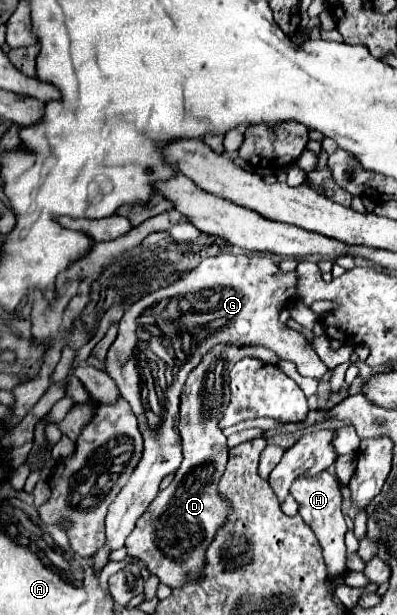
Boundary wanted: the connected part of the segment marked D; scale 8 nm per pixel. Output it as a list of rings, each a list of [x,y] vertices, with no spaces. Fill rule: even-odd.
[[[224,343],[212,347],[190,371],[180,393],[178,431],[184,447],[184,461],[178,467],[174,481],[158,493],[124,543],[128,557],[142,559],[150,573],[168,587],[178,587],[178,583],[184,583],[192,575],[200,575],[206,547],[210,545],[210,539],[214,539],[214,531],[222,527],[226,511],[230,511],[230,505],[222,503],[218,495],[218,481],[228,461],[226,437],[218,427],[218,413],[222,411],[224,401],[230,399],[230,371],[234,363],[244,357],[260,357],[262,361],[278,363],[278,355],[266,347],[238,347]]]

